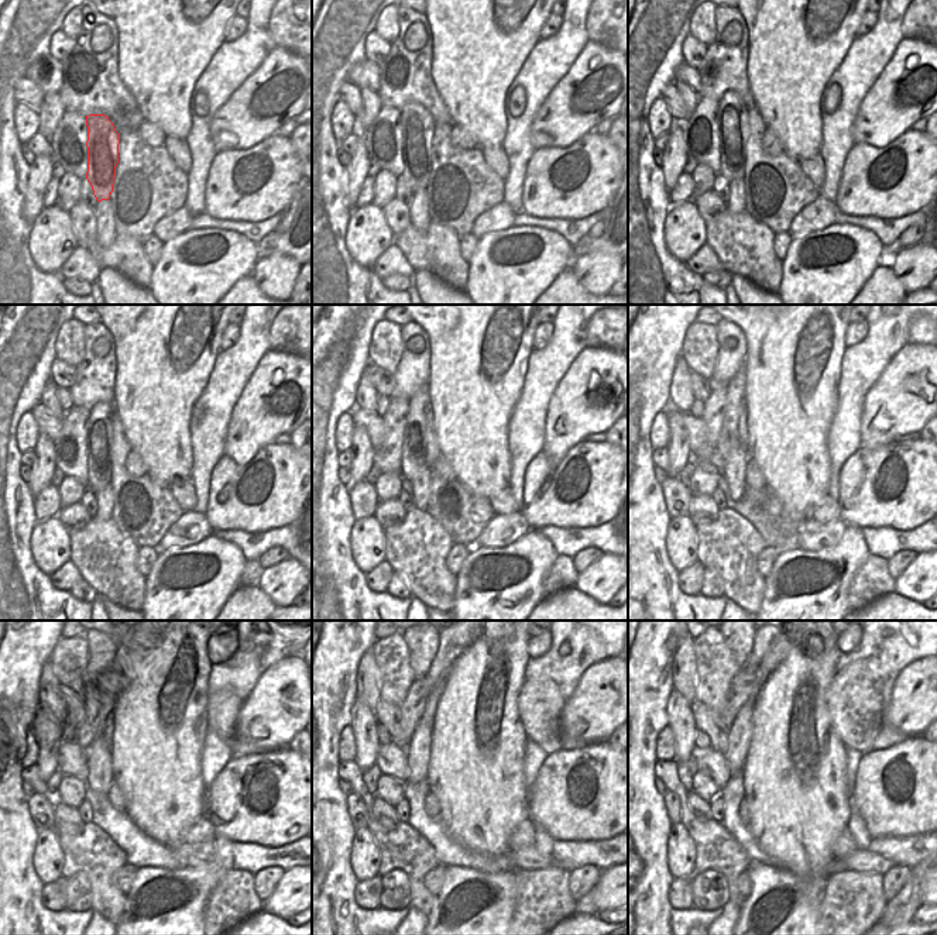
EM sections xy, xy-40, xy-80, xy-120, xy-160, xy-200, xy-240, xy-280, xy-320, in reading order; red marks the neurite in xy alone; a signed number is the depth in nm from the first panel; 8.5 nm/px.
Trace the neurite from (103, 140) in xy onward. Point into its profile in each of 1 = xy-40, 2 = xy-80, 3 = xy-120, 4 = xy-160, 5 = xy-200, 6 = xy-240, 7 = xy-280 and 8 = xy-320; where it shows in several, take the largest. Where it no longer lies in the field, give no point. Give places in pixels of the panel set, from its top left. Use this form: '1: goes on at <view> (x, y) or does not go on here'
1: goes on at xy-40 (418, 126)
2: goes on at xy-80 (731, 116)
3: goes on at xy-120 (99, 432)
4: goes on at xy-160 (414, 444)
5: goes on at xy-200 (728, 439)
6: goes on at xy-240 (109, 691)
7: goes on at xy-280 (449, 649)
8: goes on at xy-320 (759, 649)

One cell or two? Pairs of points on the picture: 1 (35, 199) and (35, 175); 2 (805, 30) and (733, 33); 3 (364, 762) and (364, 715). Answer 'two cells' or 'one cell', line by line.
1: one cell
2: two cells
3: one cell

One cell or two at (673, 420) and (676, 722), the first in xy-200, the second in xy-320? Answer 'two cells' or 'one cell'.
one cell

